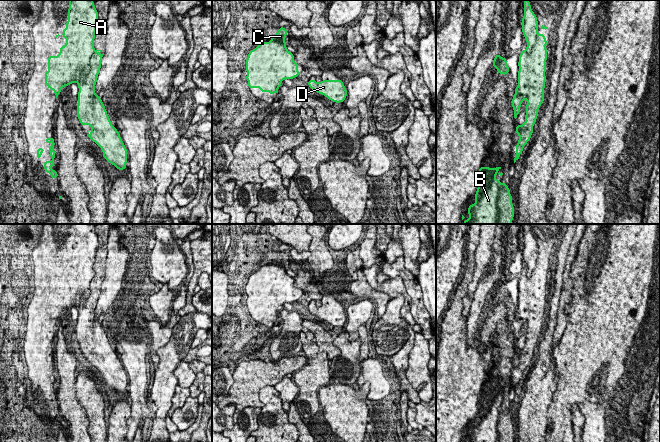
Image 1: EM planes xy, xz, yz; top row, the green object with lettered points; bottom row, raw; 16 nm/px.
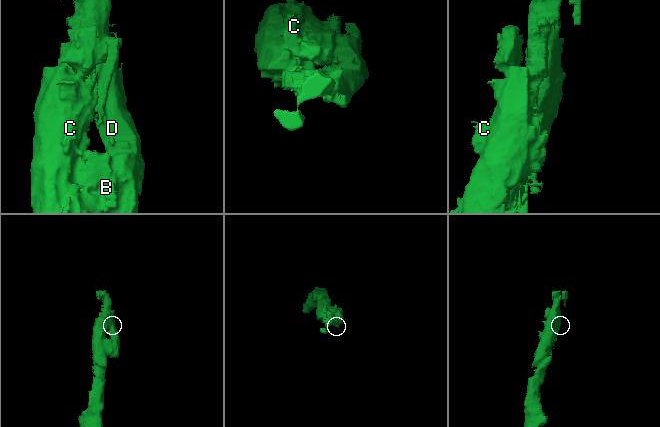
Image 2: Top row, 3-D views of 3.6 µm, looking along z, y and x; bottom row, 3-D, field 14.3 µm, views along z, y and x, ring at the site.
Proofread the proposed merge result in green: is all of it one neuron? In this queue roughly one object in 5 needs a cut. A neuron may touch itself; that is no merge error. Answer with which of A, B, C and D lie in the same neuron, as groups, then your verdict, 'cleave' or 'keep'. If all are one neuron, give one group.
A B C D | keep

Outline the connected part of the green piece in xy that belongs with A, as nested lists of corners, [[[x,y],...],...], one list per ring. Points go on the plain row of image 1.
[[[69,224],[68,245],[63,253],[62,261],[66,262],[66,269],[60,271],[58,280],[48,281],[48,296],[45,296],[45,309],[59,320],[64,310],[73,306],[78,308],[78,329],[77,341],[81,349],[90,349],[91,358],[87,360],[95,366],[103,375],[106,385],[119,394],[126,393],[127,373],[117,355],[109,343],[105,330],[100,319],[95,317],[95,309],[101,292],[101,285],[104,278],[102,274],[94,272],[94,263],[98,249],[98,236],[93,224]]]

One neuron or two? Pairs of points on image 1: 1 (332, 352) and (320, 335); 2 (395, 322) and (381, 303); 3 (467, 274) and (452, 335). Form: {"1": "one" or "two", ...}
{"1": "one", "2": "two", "3": "one"}

